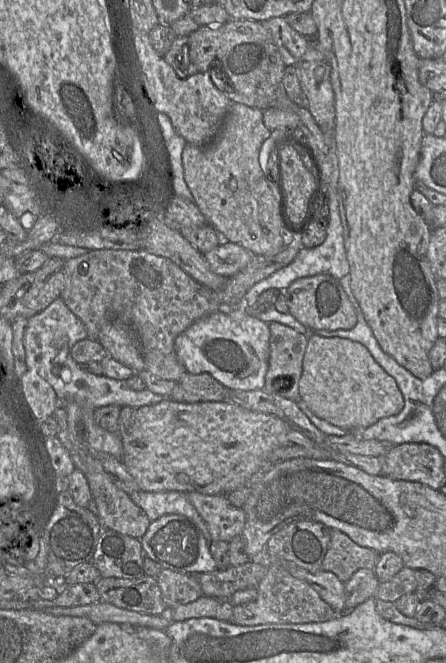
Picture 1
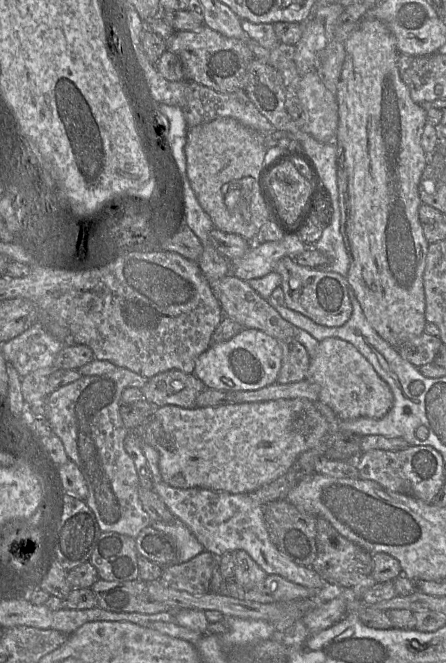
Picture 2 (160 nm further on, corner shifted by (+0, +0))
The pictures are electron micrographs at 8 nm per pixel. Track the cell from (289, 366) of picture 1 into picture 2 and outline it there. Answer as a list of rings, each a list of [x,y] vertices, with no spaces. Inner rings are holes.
[[[295,338],[281,342],[282,364],[276,379],[278,384],[289,384],[306,379],[310,356]]]

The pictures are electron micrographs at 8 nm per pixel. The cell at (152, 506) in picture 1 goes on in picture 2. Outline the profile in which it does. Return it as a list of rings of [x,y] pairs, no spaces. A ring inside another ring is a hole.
[[[177,518],[173,519],[170,523],[161,521],[152,522],[151,526],[163,533],[174,545],[176,559],[172,565],[188,562],[205,551],[202,544],[187,526]]]

